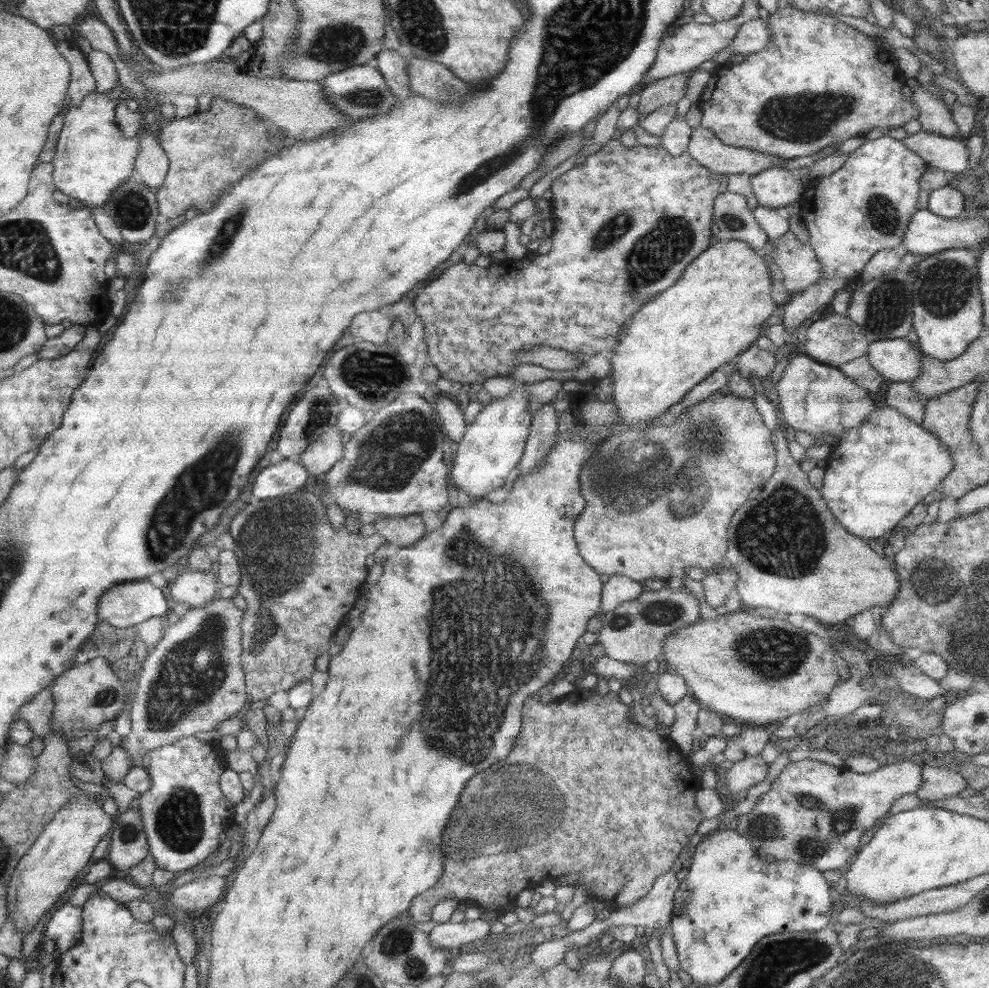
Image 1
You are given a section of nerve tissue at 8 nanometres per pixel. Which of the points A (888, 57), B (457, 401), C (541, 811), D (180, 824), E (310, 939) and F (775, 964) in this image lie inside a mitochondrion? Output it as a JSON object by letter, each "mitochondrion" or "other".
{"A":"other","B":"other","C":"mitochondrion","D":"mitochondrion","E":"other","F":"mitochondrion"}

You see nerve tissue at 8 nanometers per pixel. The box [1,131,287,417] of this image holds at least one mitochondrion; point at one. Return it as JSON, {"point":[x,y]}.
{"point":[132,208]}

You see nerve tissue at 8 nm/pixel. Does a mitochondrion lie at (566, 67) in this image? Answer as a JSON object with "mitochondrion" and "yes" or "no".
{"mitochondrion":"yes"}

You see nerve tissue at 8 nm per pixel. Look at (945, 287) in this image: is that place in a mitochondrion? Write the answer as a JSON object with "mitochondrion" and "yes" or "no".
{"mitochondrion":"yes"}

